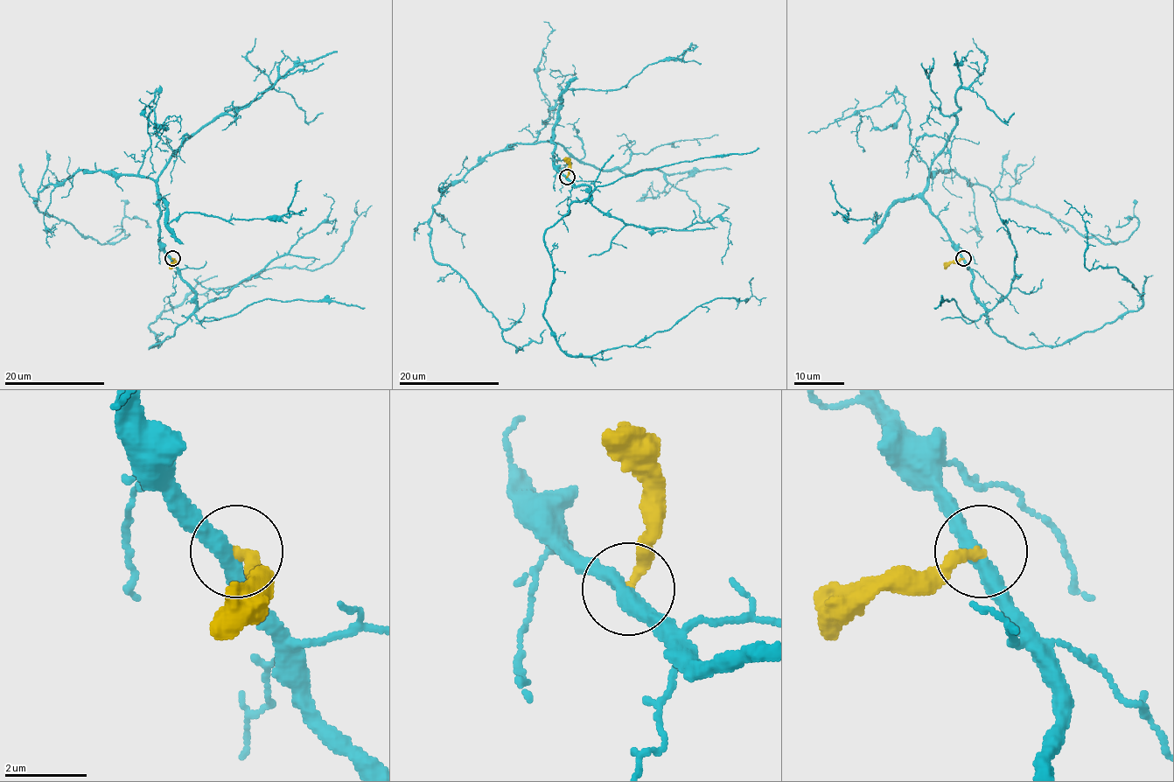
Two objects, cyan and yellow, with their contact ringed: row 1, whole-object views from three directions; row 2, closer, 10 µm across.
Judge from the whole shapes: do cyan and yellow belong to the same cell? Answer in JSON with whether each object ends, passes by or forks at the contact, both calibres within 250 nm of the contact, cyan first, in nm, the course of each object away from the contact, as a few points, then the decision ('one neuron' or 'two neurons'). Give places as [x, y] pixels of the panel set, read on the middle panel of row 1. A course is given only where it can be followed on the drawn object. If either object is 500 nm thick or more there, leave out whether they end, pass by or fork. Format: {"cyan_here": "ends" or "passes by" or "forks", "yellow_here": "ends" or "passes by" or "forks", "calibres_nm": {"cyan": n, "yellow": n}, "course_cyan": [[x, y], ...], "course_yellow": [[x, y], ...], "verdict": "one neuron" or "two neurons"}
{"cyan_here": "passes by", "yellow_here": "ends", "calibres_nm": {"cyan": 360, "yellow": 260}, "course_cyan": [[566, 177], [590, 197], [544, 234], [543, 315], [564, 352], [636, 345], [715, 299], [748, 299], [751, 279]], "course_yellow": [[567, 177], [568, 165], [563, 157]], "verdict": "two neurons"}

